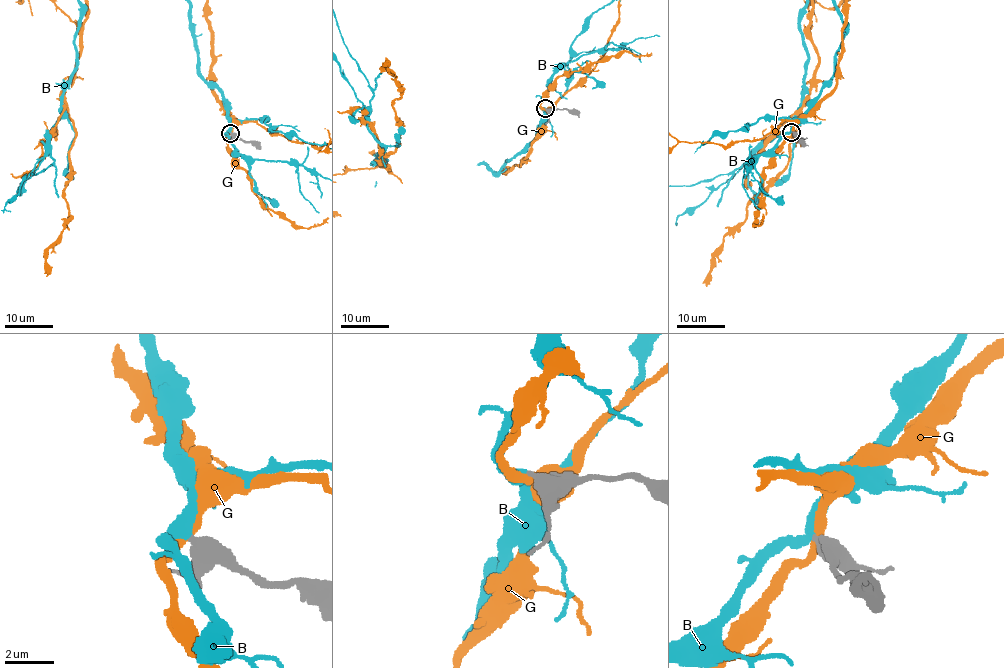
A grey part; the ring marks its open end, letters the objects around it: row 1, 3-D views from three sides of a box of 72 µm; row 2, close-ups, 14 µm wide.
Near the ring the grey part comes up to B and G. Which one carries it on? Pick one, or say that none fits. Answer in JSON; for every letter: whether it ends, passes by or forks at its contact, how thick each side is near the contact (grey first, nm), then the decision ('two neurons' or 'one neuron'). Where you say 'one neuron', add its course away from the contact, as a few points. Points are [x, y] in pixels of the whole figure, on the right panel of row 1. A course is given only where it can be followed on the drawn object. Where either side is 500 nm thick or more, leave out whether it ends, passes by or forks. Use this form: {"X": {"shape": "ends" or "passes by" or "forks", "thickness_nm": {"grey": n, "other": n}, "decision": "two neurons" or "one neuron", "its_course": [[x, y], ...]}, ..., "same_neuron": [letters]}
{"B": {"shape": "passes by", "thickness_nm": {"grey": 440, "other": 440}, "decision": "one neuron"}, "G": {"shape": "passes by", "thickness_nm": {"grey": 480, "other": 360}, "decision": "two neurons"}, "same_neuron": ["B"]}

